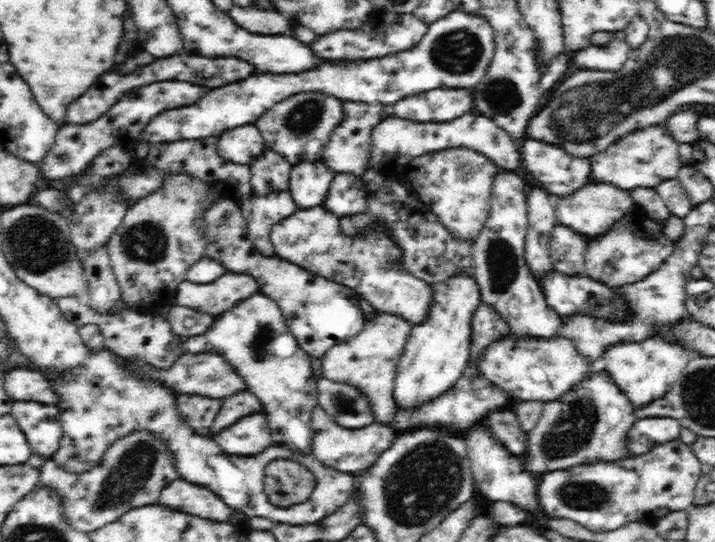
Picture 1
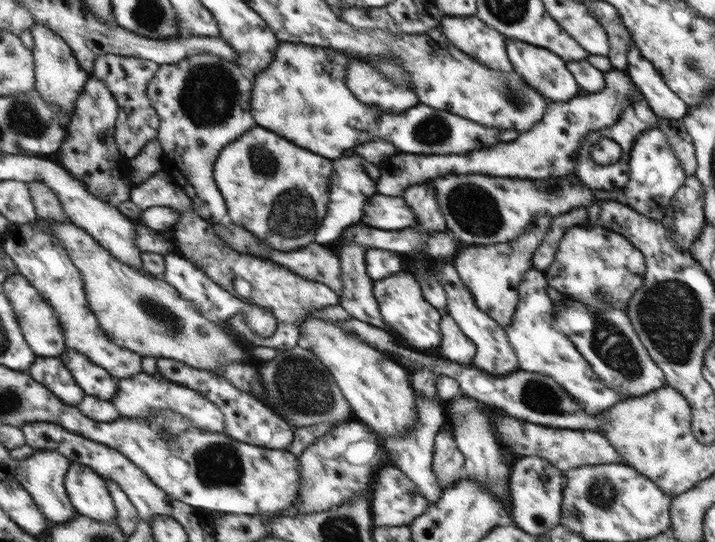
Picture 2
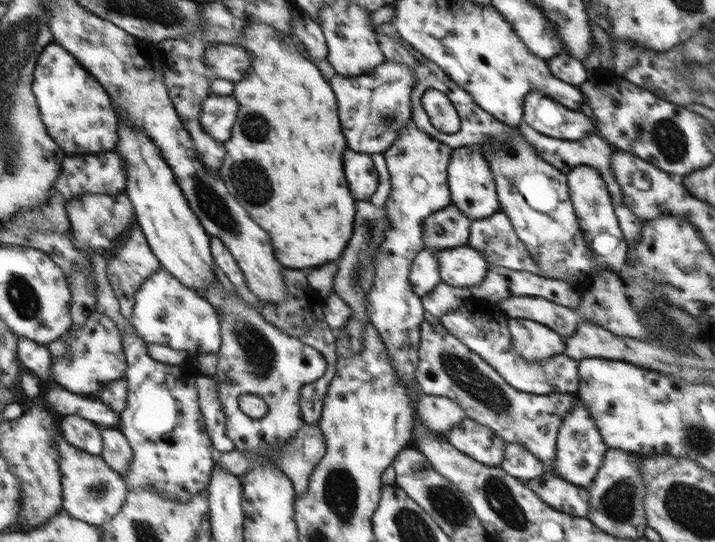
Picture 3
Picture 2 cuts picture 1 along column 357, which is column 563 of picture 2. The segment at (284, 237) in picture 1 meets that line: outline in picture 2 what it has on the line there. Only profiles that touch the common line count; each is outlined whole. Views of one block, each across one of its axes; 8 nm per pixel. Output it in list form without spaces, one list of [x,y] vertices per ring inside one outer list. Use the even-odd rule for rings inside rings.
[[[602,225],[567,228],[559,241],[553,262],[543,270],[548,286],[581,301],[593,311],[607,308],[626,310],[631,295],[645,282],[645,257],[620,233]]]

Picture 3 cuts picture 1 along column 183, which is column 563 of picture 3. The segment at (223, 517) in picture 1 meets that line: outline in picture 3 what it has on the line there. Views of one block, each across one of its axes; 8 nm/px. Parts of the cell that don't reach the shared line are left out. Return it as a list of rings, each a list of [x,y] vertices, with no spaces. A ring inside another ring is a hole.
[[[542,474],[524,482],[543,503],[571,516],[586,517],[589,510],[587,487],[575,486],[559,476]]]

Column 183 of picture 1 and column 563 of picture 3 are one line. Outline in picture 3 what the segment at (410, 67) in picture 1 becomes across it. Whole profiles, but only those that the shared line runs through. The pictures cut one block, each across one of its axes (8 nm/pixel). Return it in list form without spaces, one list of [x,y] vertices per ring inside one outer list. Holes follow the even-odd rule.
[[[539,89],[531,90],[527,94],[522,123],[543,136],[557,140],[579,140],[595,132],[594,121],[585,113],[567,109]]]

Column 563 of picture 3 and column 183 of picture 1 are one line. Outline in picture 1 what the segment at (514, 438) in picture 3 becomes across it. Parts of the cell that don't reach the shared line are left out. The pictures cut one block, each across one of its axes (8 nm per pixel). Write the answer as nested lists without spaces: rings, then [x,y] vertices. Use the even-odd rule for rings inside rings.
[[[180,393],[175,406],[178,407],[179,414],[182,414],[186,426],[199,435],[210,437],[210,426],[214,424],[222,402],[222,399]]]

